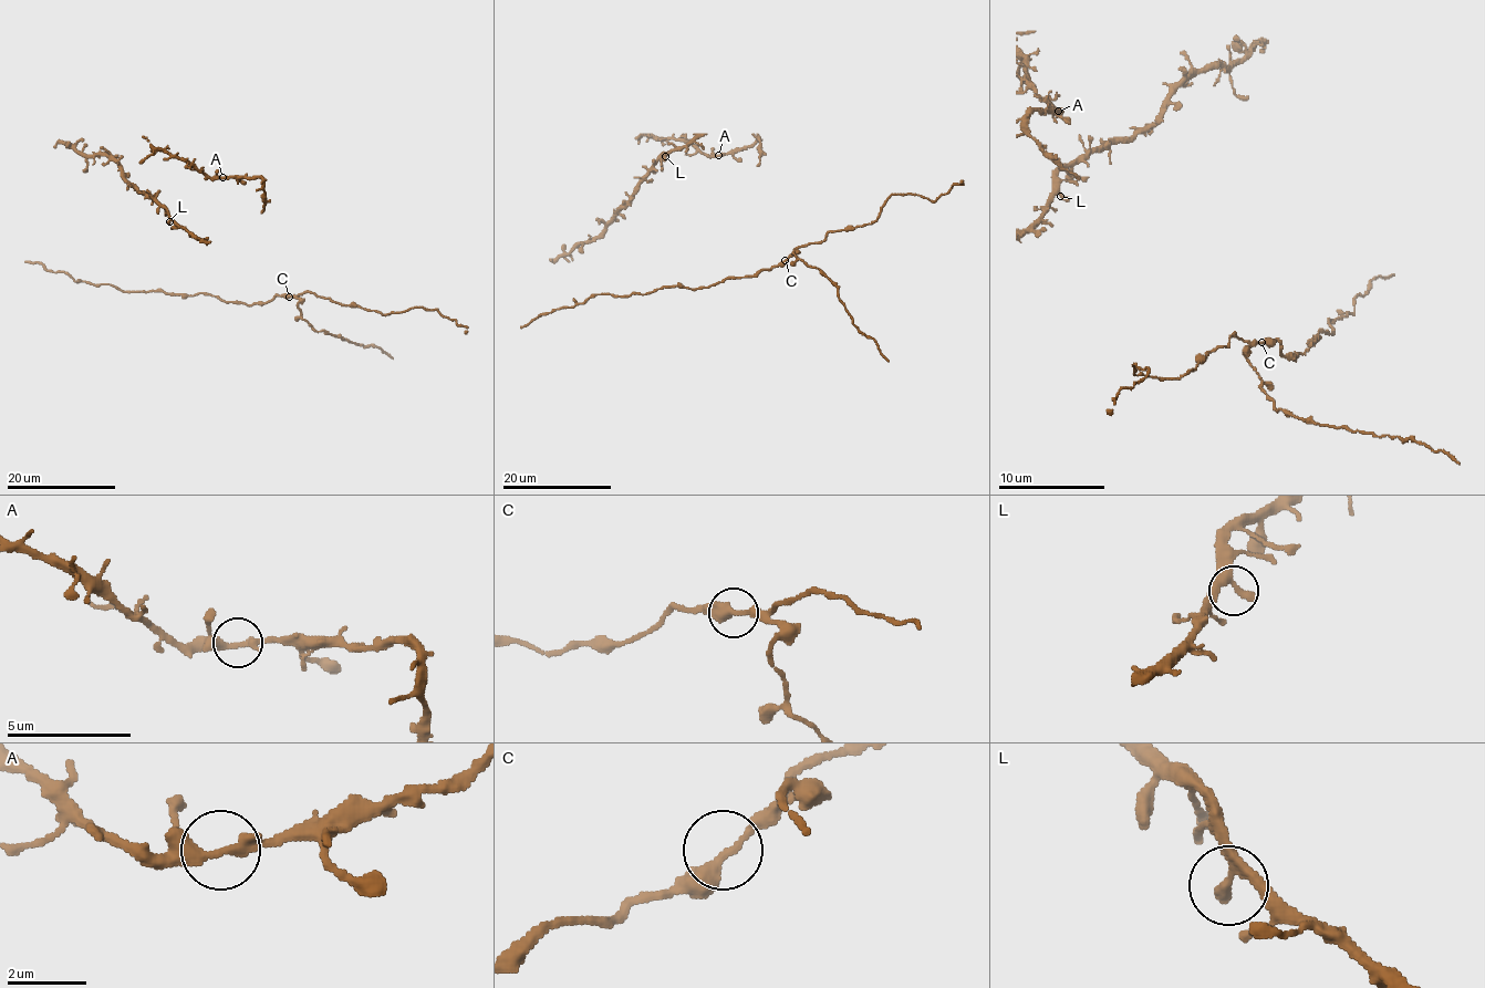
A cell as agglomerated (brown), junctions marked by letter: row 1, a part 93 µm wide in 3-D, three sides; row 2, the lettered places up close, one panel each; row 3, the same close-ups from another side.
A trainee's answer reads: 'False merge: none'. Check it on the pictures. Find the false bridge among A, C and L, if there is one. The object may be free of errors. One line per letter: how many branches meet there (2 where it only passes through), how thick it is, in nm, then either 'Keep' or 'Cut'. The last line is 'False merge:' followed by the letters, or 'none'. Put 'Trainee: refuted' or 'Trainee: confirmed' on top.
Trainee: confirmed
A: Branches: 2. Thickness 300 nm. Keep
C: Branches: 2. Thickness 280 nm. Keep
L: Branches: 2. Thickness 280 nm. Keep
False merge: none

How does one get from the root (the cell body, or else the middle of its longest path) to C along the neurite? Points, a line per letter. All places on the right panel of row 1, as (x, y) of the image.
C: (1354, 302), (1352, 313), (1328, 319), (1333, 332), (1320, 332), (1296, 359), (1283, 355), (1278, 342), (1262, 342)

